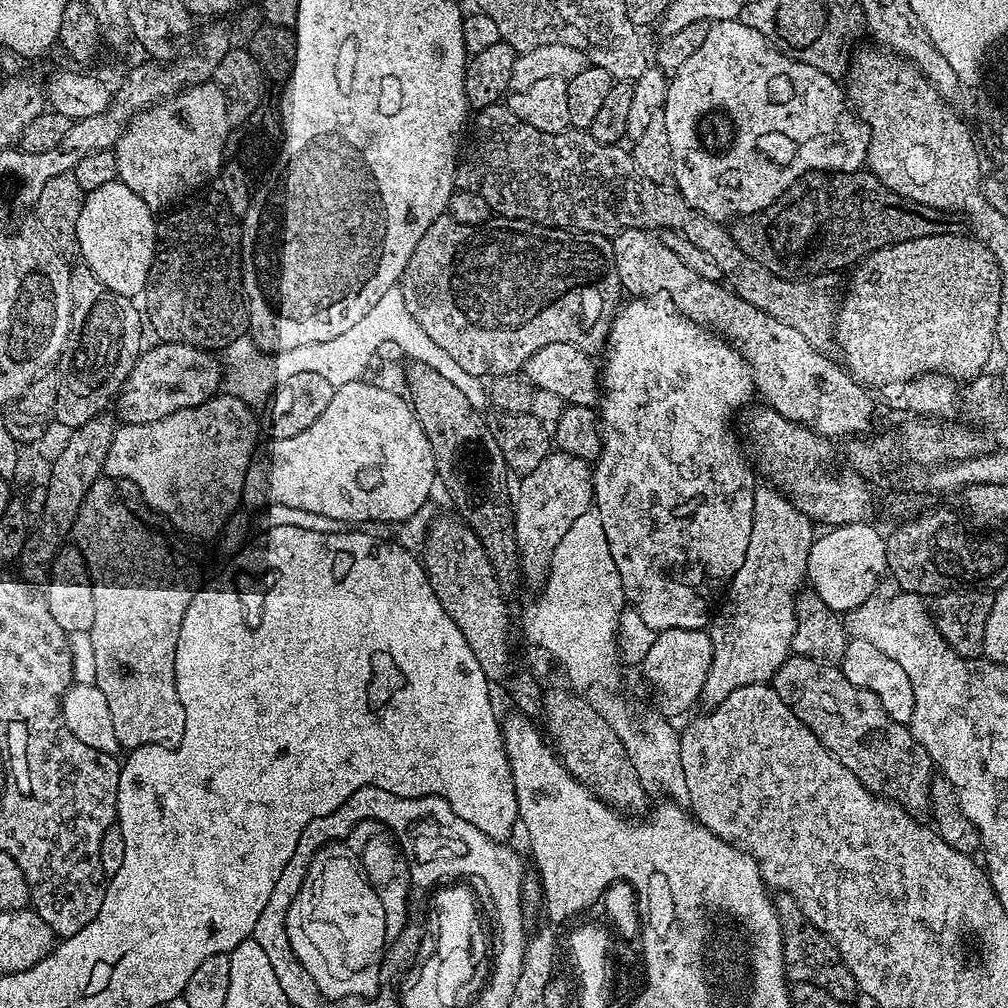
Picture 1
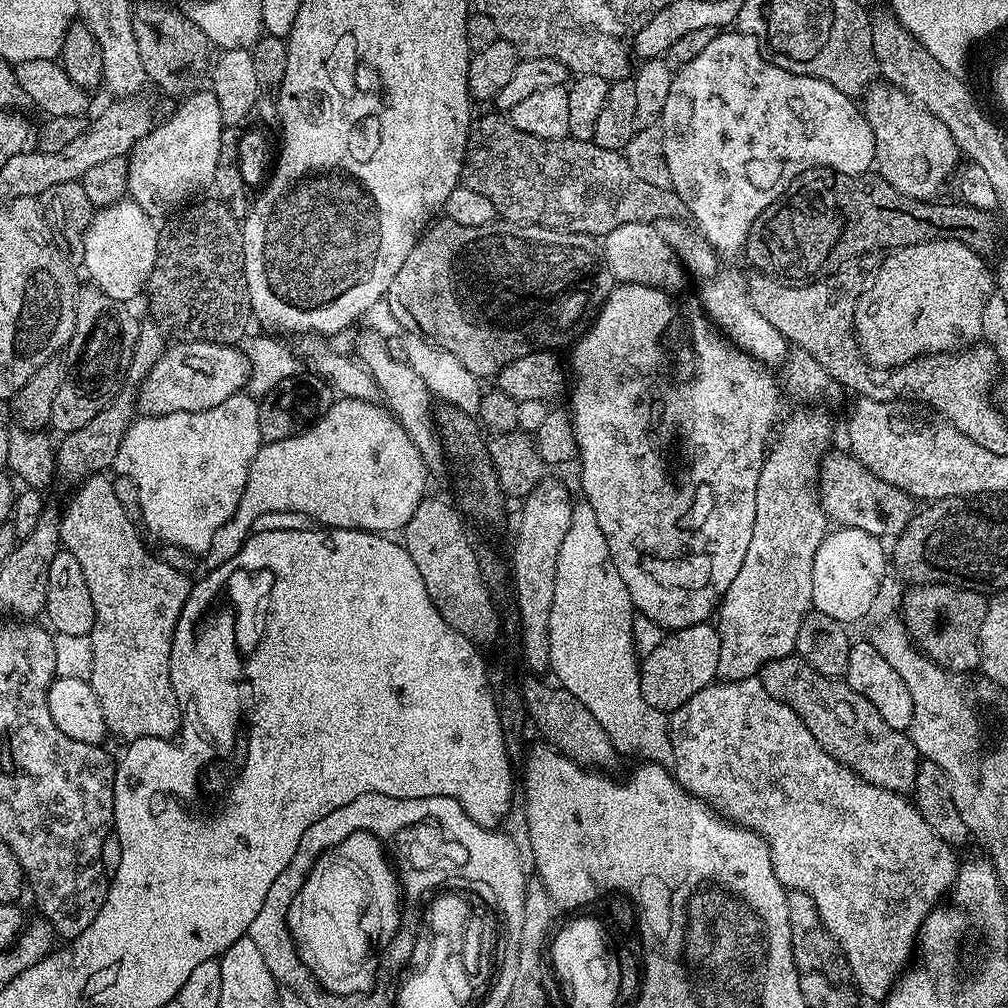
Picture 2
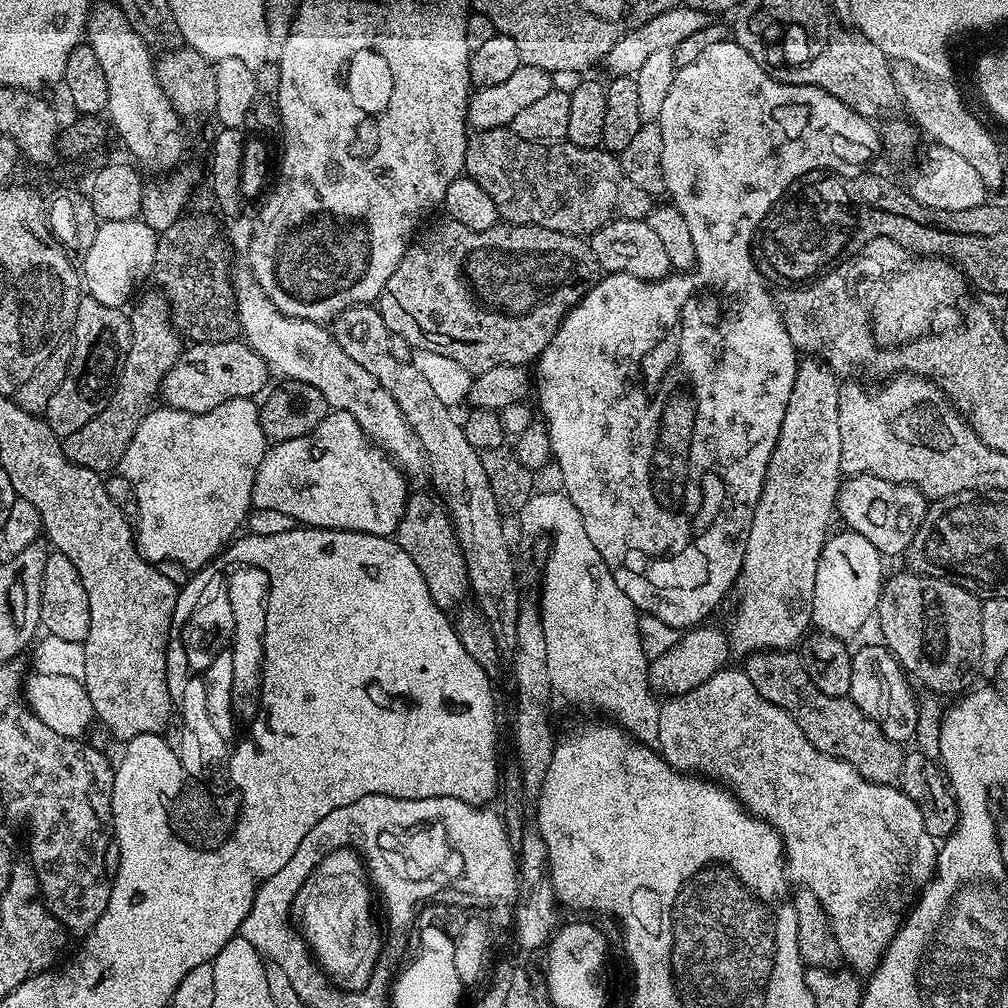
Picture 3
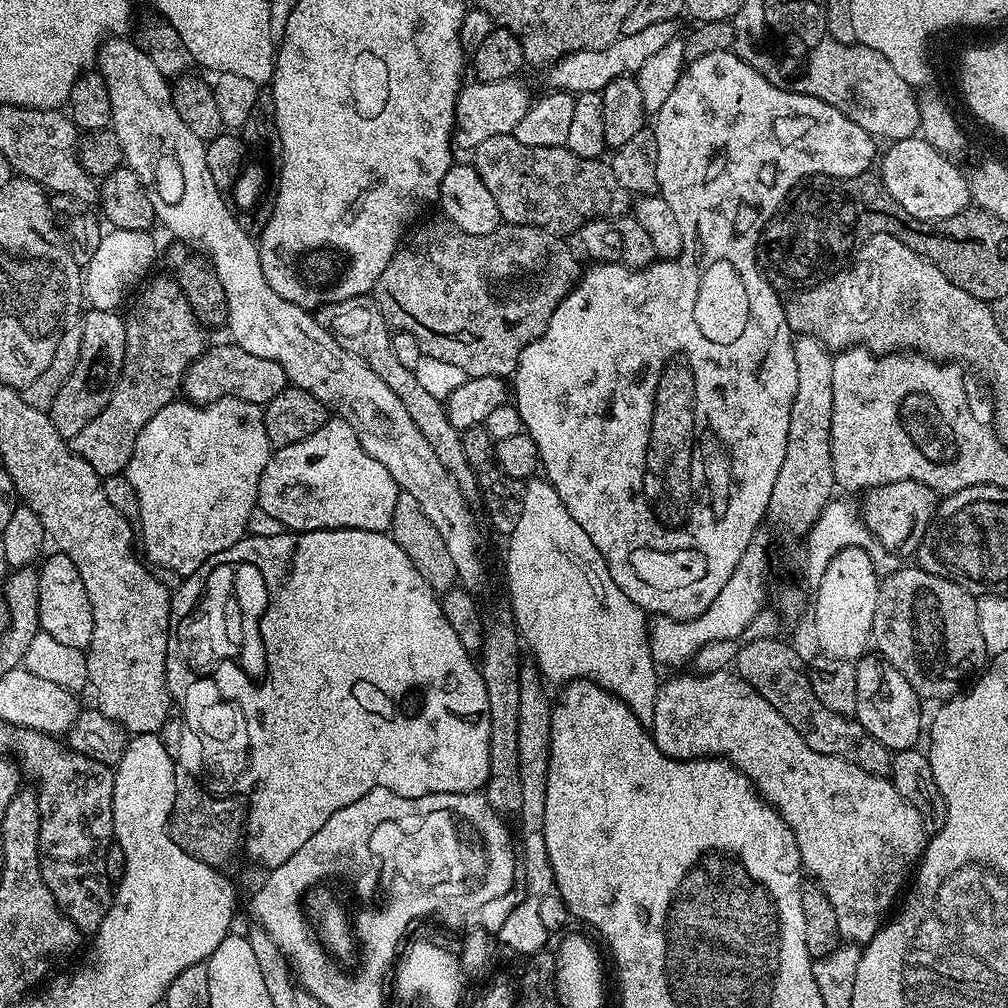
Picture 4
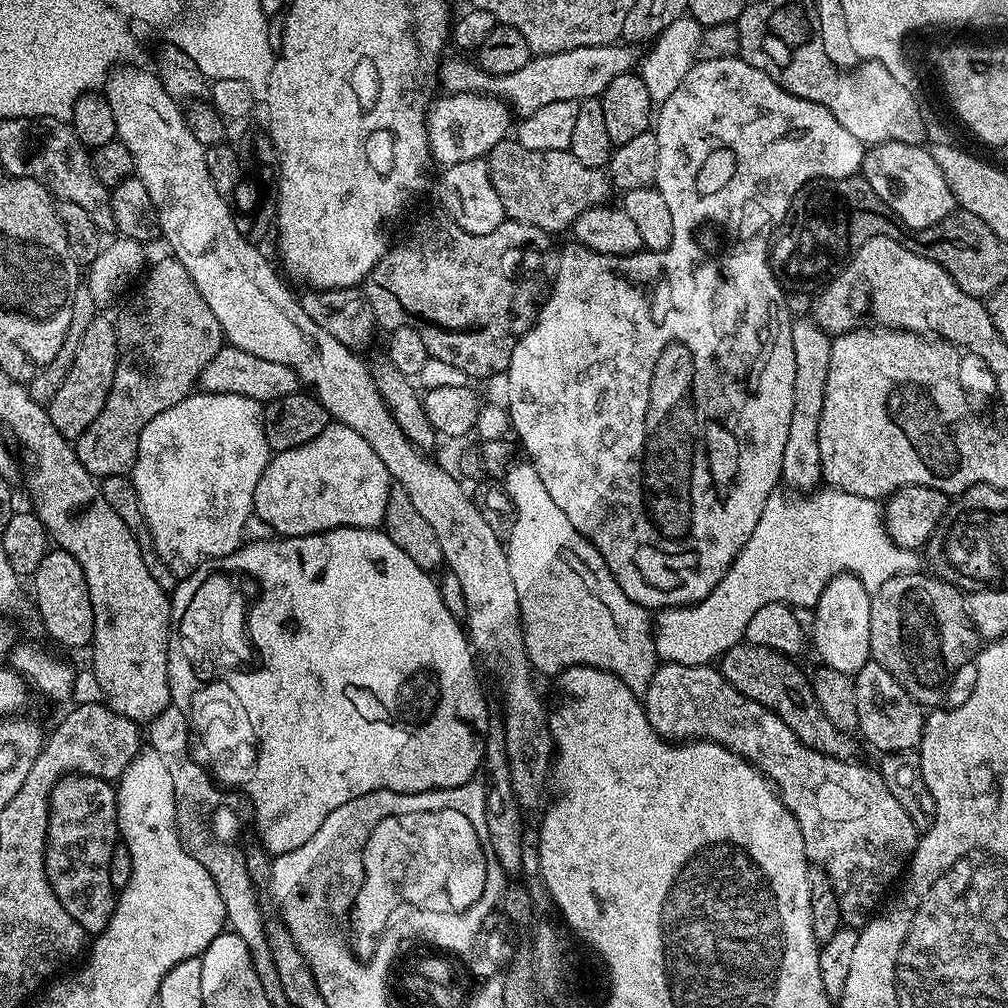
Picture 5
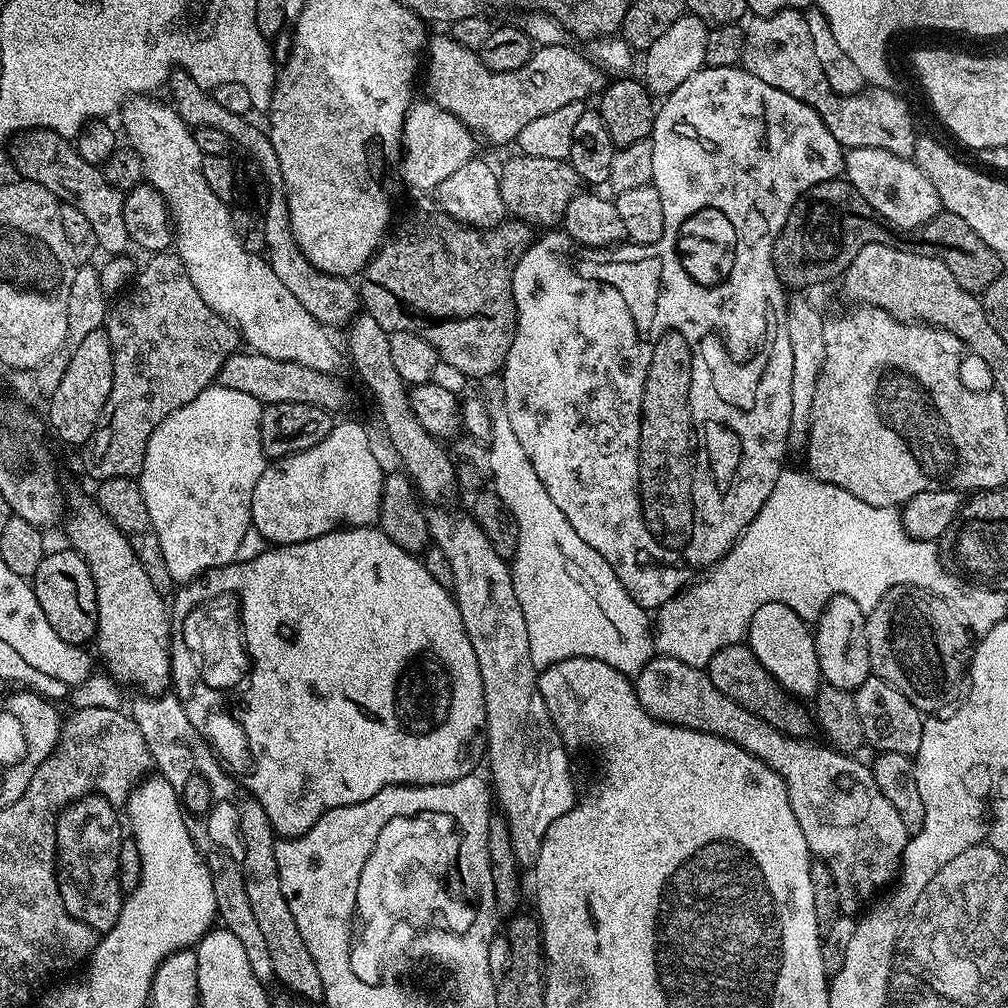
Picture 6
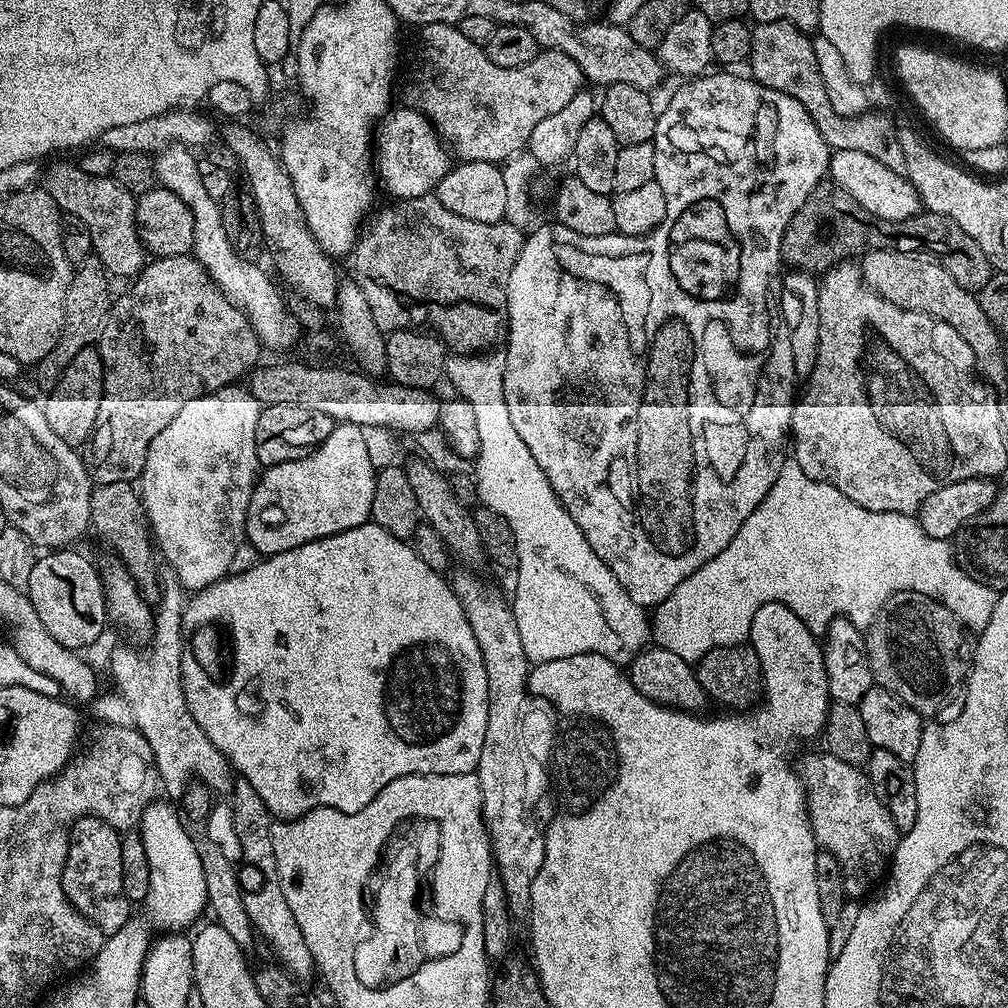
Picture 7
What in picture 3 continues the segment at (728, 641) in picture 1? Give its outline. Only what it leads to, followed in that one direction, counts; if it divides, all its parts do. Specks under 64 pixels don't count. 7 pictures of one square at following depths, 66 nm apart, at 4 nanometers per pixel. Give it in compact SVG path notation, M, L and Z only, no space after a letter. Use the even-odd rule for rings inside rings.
M804 358L797 363L794 390L790 390L790 402L786 402L786 418L782 418L782 430L778 430L778 442L766 470L762 498L754 510L754 522L746 542L744 565L738 581L740 601L736 604L732 625L726 628L731 651L740 658L747 658L753 652L795 649L813 627L814 578L818 574L818 558L830 535L828 527L832 524L832 516L834 520L836 495L842 483L842 430L838 430L840 386L836 373L831 372L821 360Z

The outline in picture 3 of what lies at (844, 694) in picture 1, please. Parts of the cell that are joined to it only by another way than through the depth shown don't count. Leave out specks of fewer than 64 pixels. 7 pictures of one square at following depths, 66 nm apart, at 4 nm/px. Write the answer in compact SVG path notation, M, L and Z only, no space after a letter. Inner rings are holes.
M792 650L753 652L743 661L742 670L754 682L754 690L779 708L785 708L798 722L798 730L818 750L854 766L864 780L875 784L895 785L902 774L905 749L895 744L870 717L862 712L848 696L822 694L808 677L803 659Z

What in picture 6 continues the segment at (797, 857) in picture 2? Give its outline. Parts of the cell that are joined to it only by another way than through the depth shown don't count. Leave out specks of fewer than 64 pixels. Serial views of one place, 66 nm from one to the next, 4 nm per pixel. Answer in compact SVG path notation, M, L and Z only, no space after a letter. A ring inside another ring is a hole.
M653 655L650 663L641 672L636 673L634 687L638 702L642 702L646 714L666 724L676 724L679 728L722 736L725 740L742 746L742 750L759 758L783 778L790 806L794 810L794 818L798 818L798 826L802 826L802 834L806 834L806 846L813 857L826 862L826 866L830 866L830 872L834 874L841 913L859 913L873 899L871 896L879 888L887 889L897 879L910 833L906 830L902 817L898 815L898 810L894 810L894 806L890 806L886 799L886 794L878 790L878 782L874 782L874 774L867 763L863 764L862 761L856 760L860 758L855 755L838 752L823 743L808 744L812 742L786 735L738 702L734 702L726 694L722 694L722 690L718 690L714 682L710 682L704 668L686 666L686 662L678 662L669 656Z

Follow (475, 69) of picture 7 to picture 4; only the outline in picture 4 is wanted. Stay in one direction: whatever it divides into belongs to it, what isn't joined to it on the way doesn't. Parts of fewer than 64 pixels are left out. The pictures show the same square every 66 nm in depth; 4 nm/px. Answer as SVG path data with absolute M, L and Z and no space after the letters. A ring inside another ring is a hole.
M667 20L666 22L654 22L654 26L646 26L643 30L634 30L633 32L624 32L616 41L605 48L595 48L594 50L582 50L569 56L563 56L555 64L547 69L549 89L558 92L570 92L579 94L582 92L603 92L614 78L631 76L642 70L646 62L662 46L666 46L672 40L677 39L678 26L676 20Z

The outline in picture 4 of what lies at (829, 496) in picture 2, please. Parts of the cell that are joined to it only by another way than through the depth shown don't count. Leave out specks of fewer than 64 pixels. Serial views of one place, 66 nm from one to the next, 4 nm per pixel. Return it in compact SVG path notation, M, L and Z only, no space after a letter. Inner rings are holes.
M903 480L867 489L862 499L864 499L862 519L873 541L877 545L880 543L885 548L883 550L885 553L903 558L903 556L911 557L922 542L936 513L938 493L930 486L922 486L922 482Z

